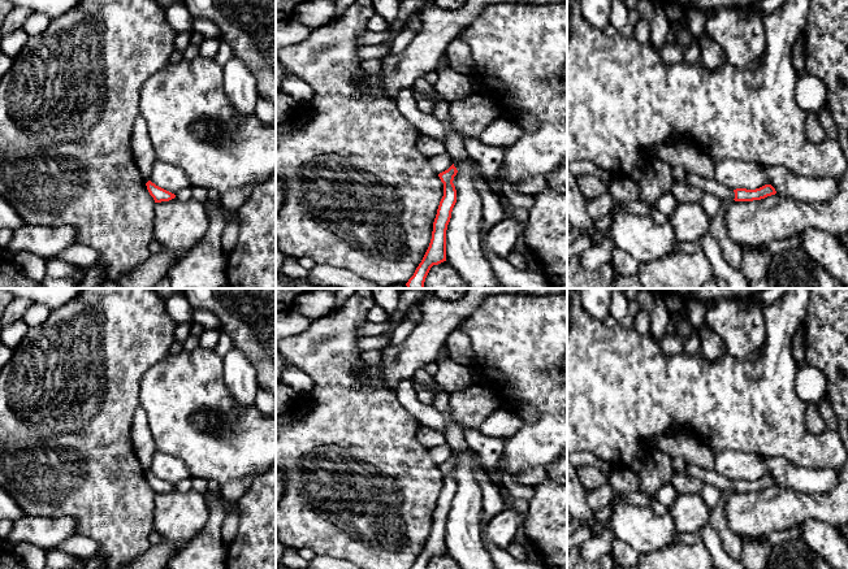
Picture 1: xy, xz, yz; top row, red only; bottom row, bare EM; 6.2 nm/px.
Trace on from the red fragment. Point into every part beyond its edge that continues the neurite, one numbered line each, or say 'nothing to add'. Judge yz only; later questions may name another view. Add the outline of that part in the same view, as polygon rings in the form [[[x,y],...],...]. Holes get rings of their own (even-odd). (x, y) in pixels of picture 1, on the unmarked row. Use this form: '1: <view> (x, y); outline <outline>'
1: yz (710, 477); outline [[[687,464],[683,470],[684,474],[697,478],[704,482],[704,485],[710,485],[721,491],[735,490],[735,483],[732,479],[717,473],[714,469],[705,469],[693,464]]]

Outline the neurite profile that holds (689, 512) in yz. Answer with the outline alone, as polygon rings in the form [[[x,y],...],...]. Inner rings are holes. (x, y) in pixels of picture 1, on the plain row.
[[[682,494],[669,509],[679,533],[700,533],[710,520],[711,508],[701,494]]]

